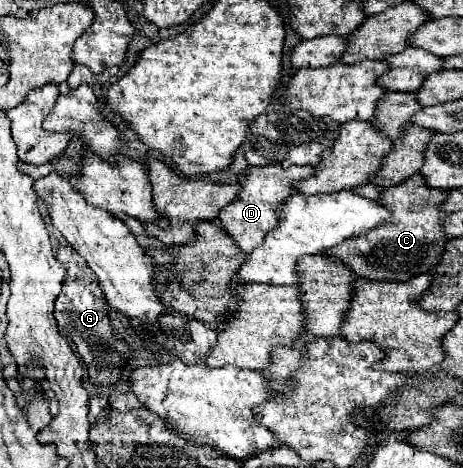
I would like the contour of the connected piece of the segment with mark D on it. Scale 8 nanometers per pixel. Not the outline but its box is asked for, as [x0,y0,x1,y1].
[219,166,315,254]

